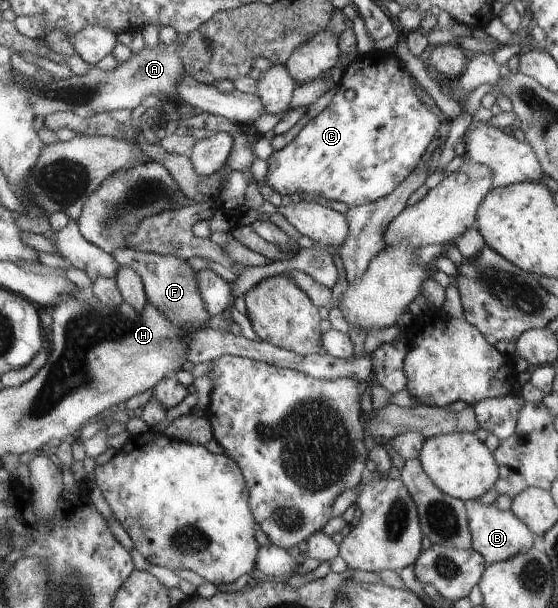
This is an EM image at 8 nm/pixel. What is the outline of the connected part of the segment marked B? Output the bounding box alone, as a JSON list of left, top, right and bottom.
[464,500,539,565]

